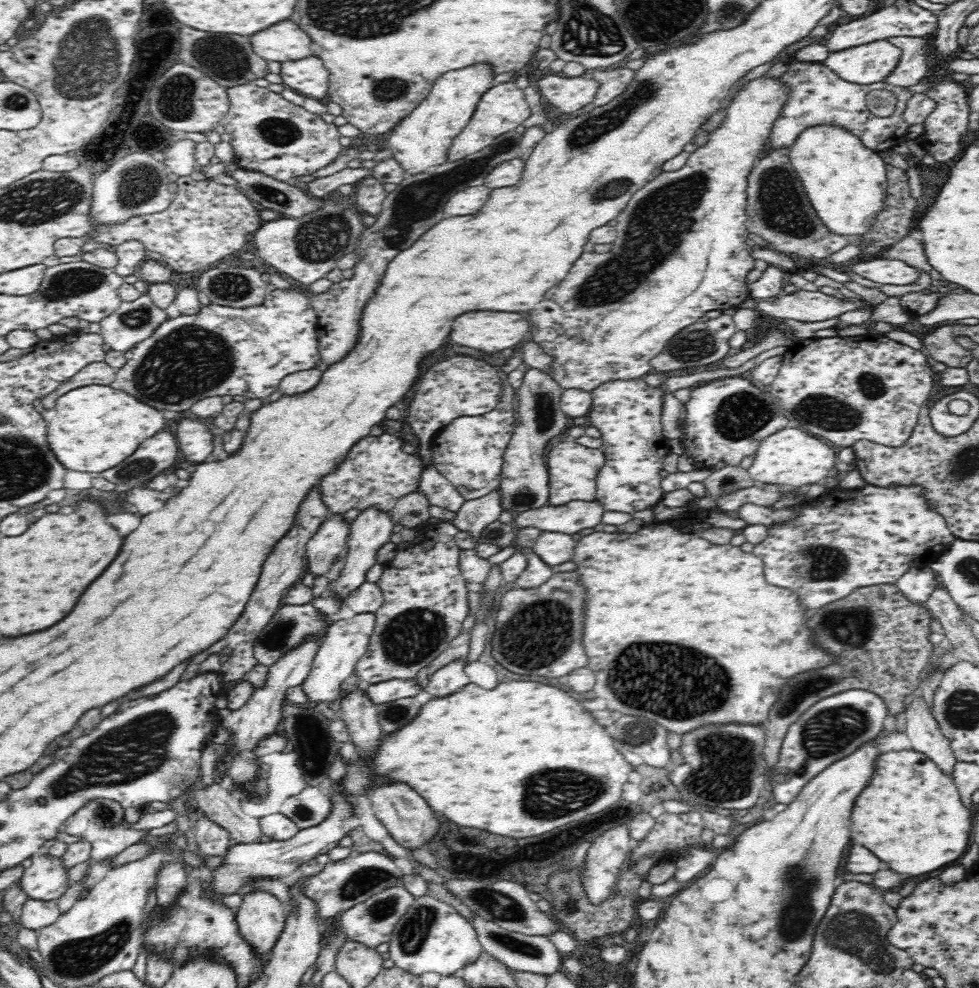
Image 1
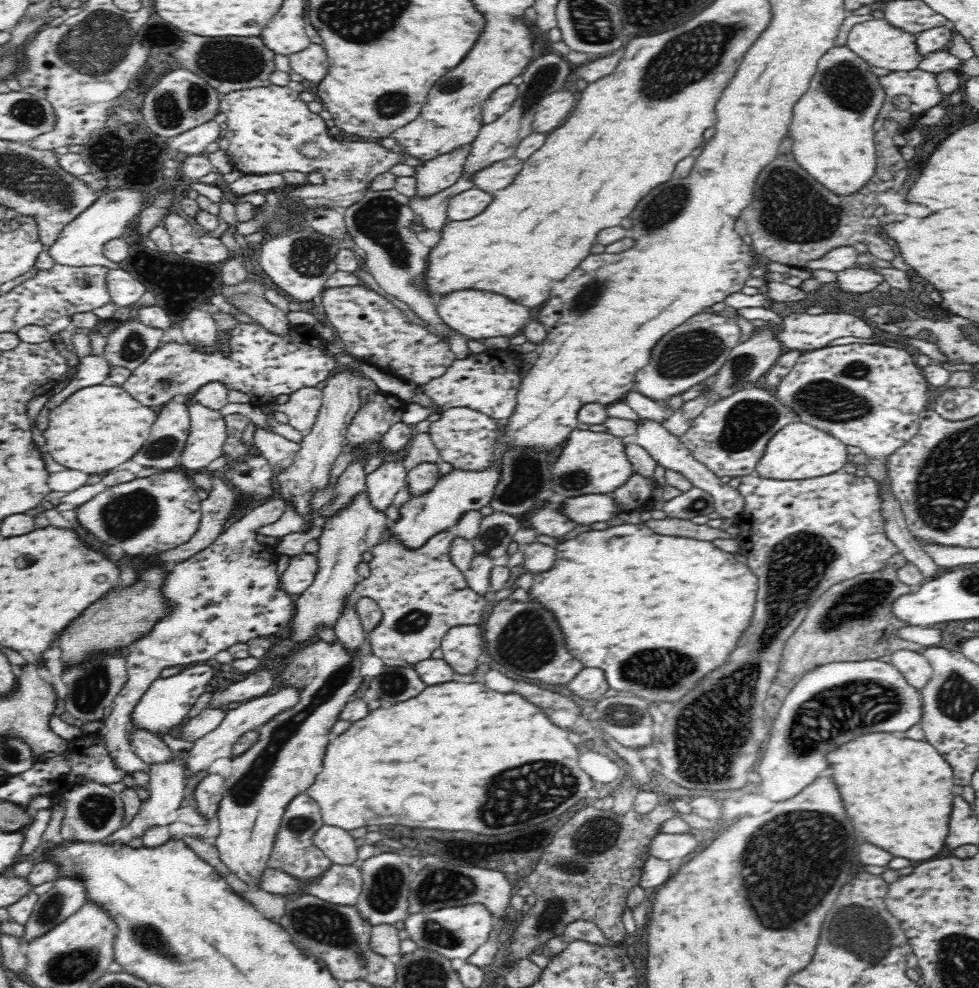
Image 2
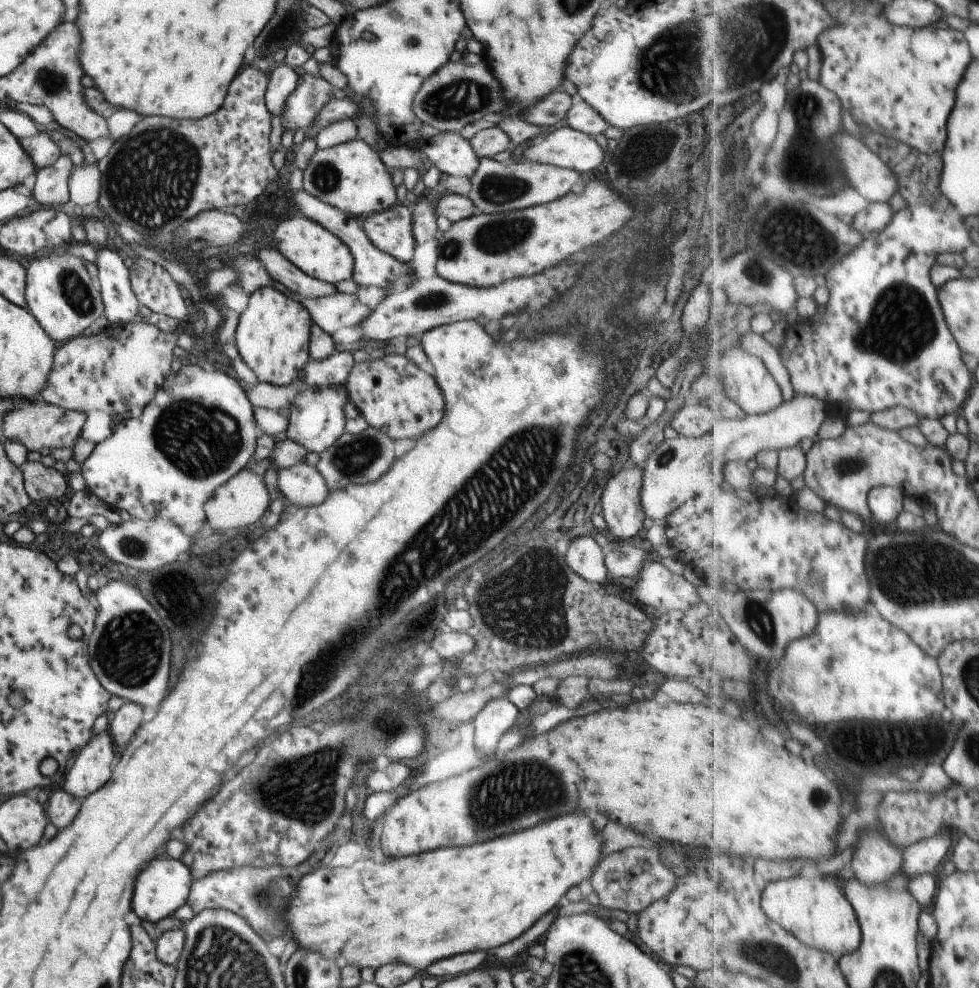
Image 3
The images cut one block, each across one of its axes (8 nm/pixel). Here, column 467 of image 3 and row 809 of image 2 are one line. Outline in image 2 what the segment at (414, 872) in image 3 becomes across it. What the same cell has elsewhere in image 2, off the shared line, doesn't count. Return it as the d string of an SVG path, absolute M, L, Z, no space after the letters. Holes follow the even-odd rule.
M882 731L876 734L862 734L850 742L844 742L836 750L830 750L826 754L826 762L830 762L826 774L832 778L842 796L844 808L854 824L856 836L888 850L894 856L910 860L926 860L942 852L954 800L952 788L956 794L957 788L953 781L952 767L927 740L898 738L892 733Z

